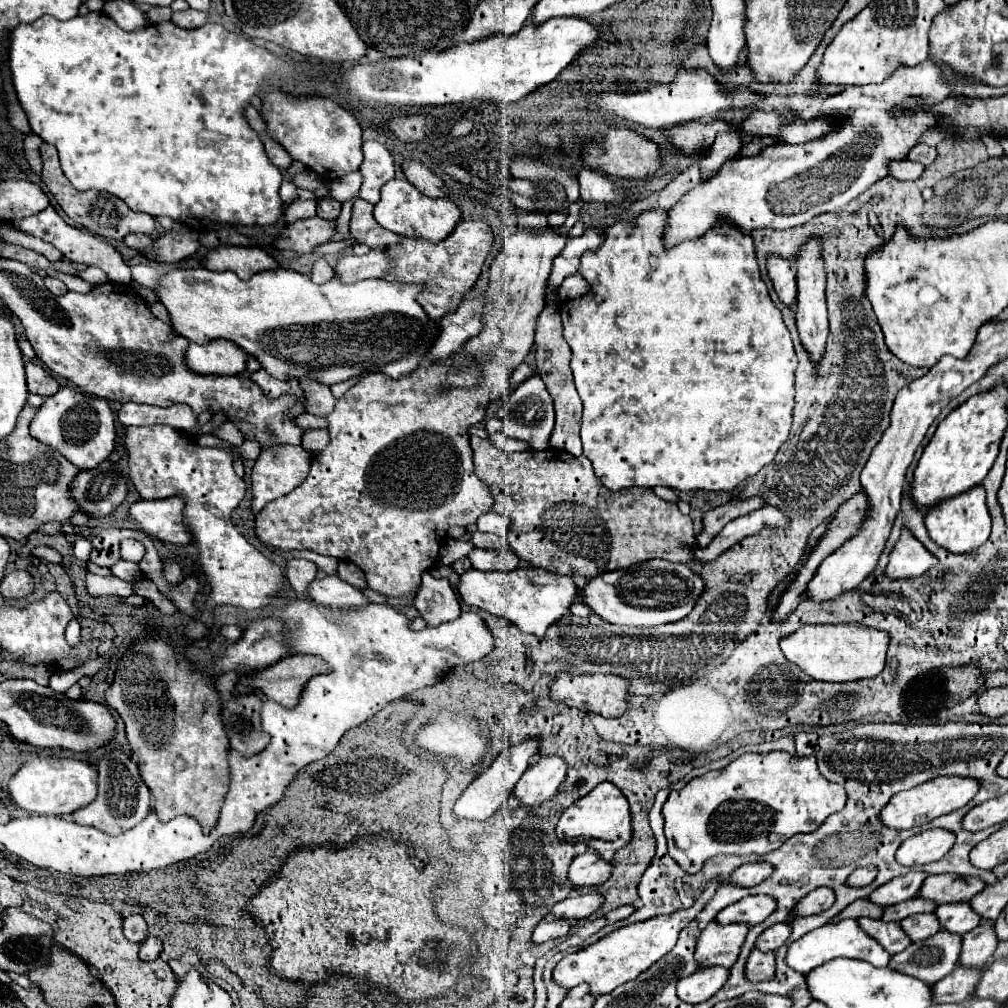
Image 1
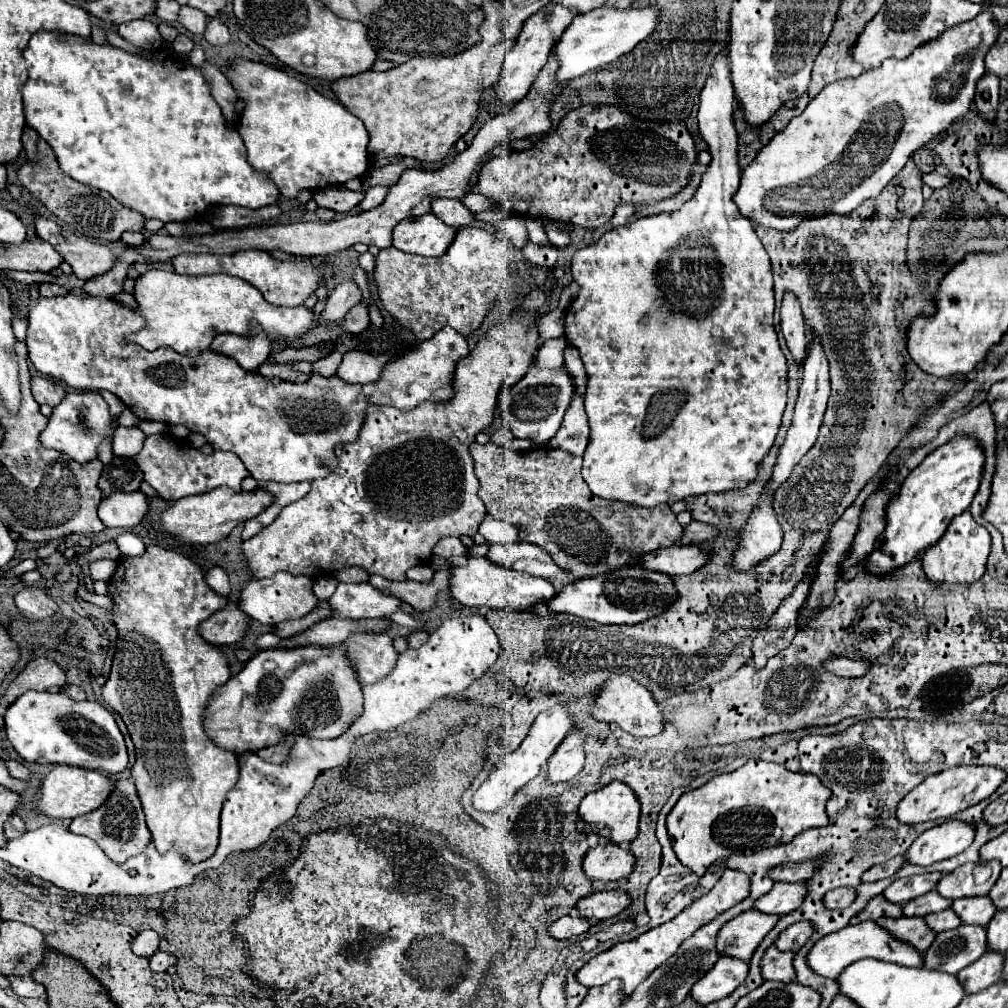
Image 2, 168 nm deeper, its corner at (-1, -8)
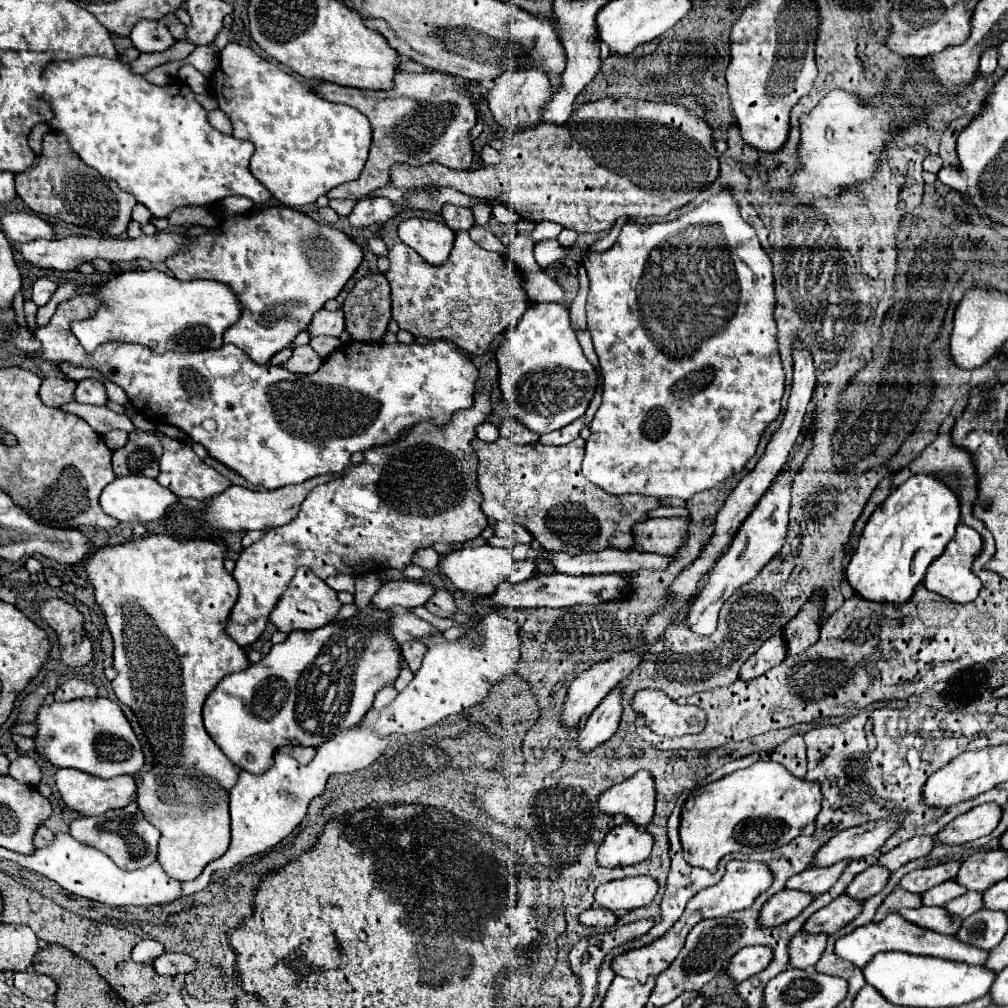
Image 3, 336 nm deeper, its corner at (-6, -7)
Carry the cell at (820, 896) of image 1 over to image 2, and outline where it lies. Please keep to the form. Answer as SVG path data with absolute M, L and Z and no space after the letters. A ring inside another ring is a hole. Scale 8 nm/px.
M841 887L841 889L833 889L823 897L823 903L827 909L843 909L849 907L855 899L855 891L851 887Z

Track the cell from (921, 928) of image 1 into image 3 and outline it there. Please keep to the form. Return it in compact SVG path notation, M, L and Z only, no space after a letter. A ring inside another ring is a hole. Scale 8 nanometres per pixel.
M970 890L964 896L946 904L946 910L960 918L968 918L970 914L978 912L980 908L984 908L984 898L982 898L982 892L974 892L974 890Z

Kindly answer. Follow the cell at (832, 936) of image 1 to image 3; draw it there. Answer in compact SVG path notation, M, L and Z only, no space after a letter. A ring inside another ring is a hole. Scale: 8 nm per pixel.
M888 914L882 922L872 922L862 928L856 928L854 932L850 932L848 936L836 942L836 954L848 962L854 962L860 968L866 966L878 952L888 952L888 950L900 950L908 954L936 956L936 958L948 958L956 962L972 962L972 964L984 964L988 958L988 950L966 944L958 940L958 936L946 936L928 928L912 926L912 922L906 922L900 914Z

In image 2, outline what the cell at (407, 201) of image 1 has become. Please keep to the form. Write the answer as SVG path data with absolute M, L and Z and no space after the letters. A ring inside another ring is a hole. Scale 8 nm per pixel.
M433 213L409 217L393 227L393 247L423 257L439 257L447 251L457 229Z

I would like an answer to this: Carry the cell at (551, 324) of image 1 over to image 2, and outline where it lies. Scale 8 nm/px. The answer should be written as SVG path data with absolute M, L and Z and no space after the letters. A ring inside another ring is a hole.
M575 391L571 397L571 405L565 413L565 419L555 437L549 441L549 447L561 449L569 455L583 455L587 439L589 439L589 425L583 409L583 397Z

